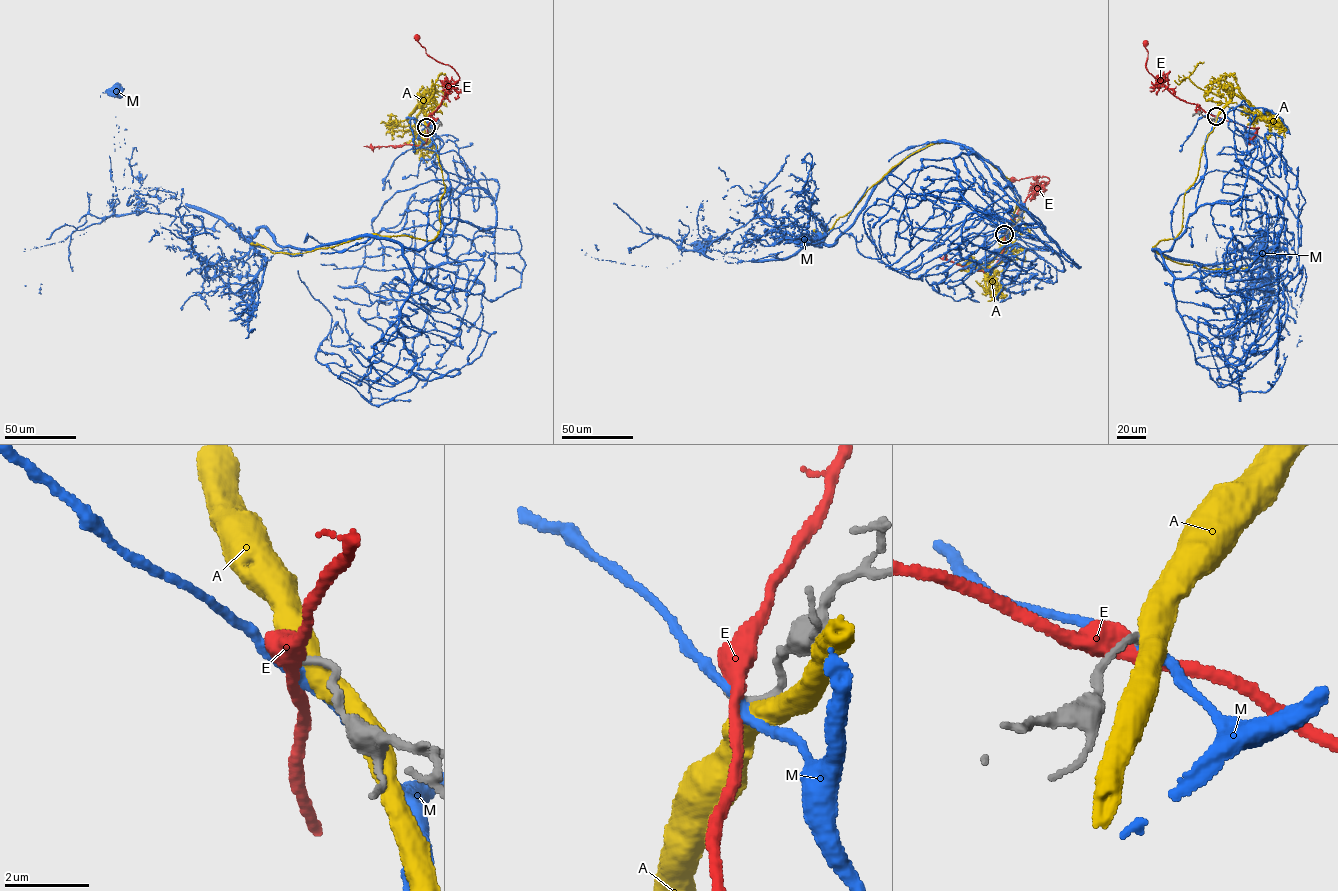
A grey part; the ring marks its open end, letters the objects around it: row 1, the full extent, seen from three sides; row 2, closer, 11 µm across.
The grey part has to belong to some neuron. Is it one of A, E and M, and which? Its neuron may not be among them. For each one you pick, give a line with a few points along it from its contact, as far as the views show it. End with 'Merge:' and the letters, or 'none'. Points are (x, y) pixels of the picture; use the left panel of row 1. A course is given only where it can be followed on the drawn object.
Merge: none

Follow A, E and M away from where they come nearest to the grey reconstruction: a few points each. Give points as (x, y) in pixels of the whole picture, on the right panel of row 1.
A: (1217, 116), (1197, 177), (1184, 196), (1181, 230), (1153, 246), (1172, 261), (1211, 269), (1243, 269), (1253, 262)
E: (1216, 116), (1174, 95), (1149, 72), (1145, 65), (1145, 44)
M: (1217, 116), (1153, 250), (1263, 240), (1256, 288), (1222, 256), (1278, 254), (1254, 141)

